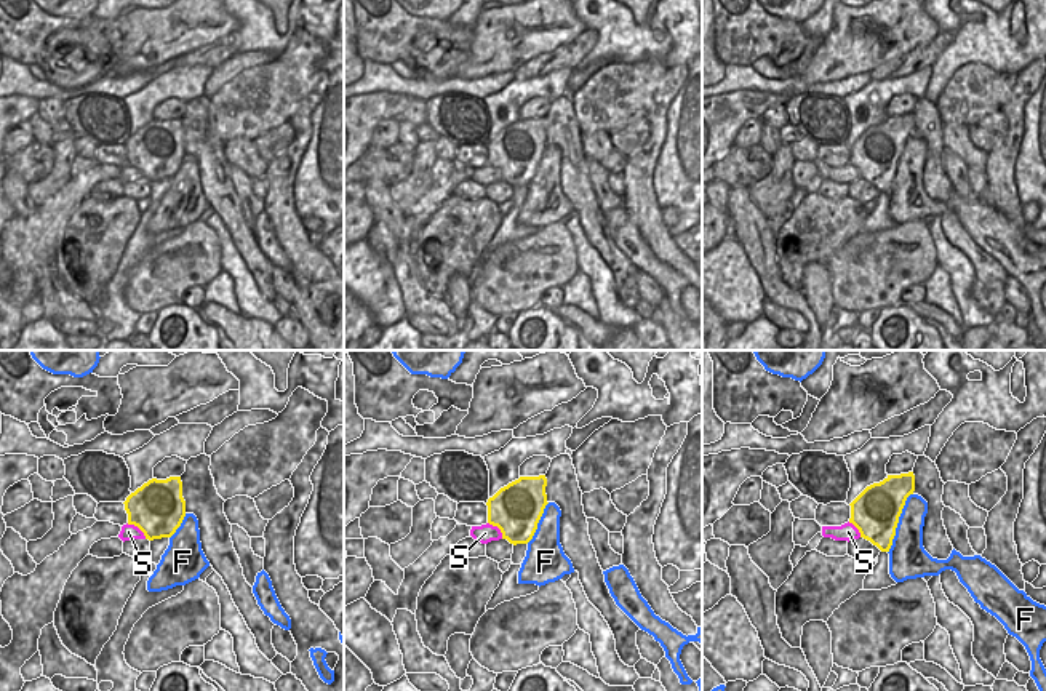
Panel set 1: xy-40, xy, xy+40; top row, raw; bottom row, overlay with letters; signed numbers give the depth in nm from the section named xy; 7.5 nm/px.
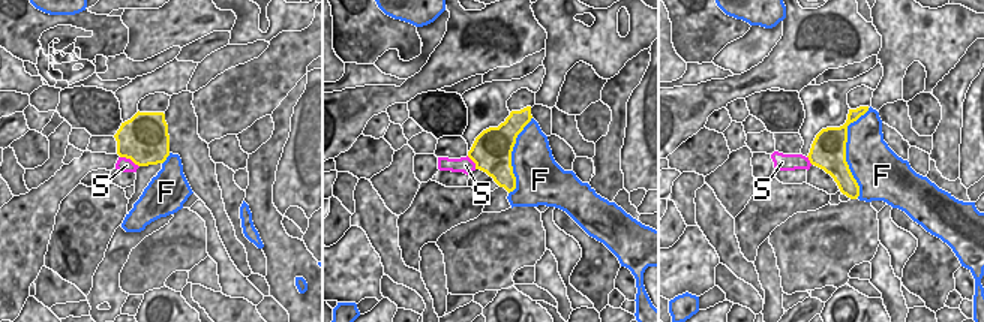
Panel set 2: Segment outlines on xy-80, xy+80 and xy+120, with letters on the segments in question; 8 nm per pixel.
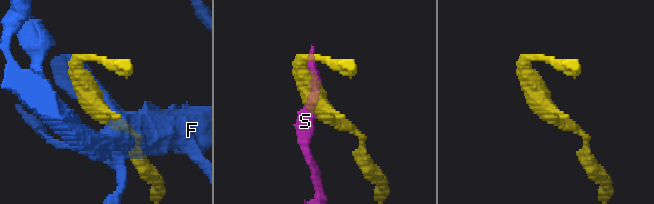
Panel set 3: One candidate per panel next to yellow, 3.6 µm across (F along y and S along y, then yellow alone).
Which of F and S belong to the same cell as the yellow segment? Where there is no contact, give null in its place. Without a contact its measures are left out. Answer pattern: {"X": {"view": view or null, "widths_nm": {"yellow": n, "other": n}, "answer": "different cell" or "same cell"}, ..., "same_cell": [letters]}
{"F": {"view": "xy+40", "widths_nm": {"yellow": 360, "other": 260}, "answer": "different cell"}, "S": {"view": "xy-40", "widths_nm": {"yellow": 400, "other": 120}, "answer": "different cell"}, "same_cell": []}

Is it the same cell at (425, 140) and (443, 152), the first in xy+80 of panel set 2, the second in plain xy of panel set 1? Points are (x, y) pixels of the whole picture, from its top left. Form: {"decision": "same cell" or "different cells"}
{"decision": "same cell"}

